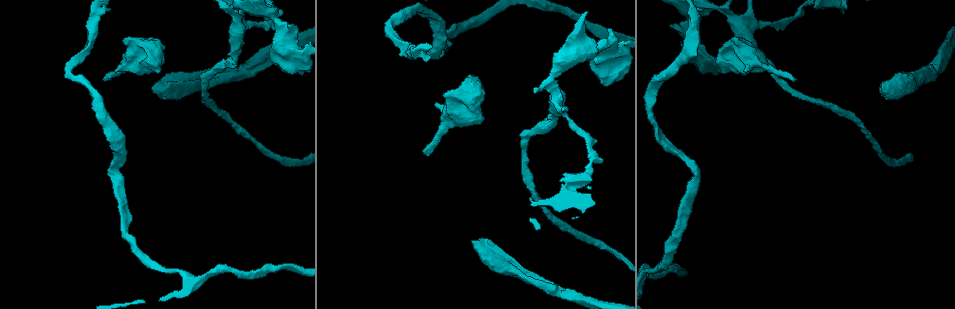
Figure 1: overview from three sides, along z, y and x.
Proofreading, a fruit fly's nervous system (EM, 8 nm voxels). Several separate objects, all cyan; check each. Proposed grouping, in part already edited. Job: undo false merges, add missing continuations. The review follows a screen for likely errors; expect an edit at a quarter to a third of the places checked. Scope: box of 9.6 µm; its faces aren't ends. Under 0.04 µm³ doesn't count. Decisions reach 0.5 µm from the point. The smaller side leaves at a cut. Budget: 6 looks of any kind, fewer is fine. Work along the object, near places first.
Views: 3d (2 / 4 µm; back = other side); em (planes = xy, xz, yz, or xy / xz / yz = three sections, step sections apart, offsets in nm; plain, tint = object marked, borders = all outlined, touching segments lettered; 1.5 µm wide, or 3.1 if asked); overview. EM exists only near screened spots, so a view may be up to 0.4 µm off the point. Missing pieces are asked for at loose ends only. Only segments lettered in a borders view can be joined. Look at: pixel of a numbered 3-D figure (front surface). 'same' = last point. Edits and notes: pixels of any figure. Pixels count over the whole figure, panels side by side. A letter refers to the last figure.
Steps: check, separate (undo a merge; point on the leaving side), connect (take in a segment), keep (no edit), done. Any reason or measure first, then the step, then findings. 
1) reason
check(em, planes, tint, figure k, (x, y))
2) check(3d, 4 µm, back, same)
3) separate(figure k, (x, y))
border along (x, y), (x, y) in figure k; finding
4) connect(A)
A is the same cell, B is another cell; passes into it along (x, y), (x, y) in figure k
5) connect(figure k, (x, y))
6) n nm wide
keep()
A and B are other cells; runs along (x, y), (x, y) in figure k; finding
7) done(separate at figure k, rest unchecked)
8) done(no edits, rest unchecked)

thick end
check(3d, 4 µm, figure 1, (610, 81))

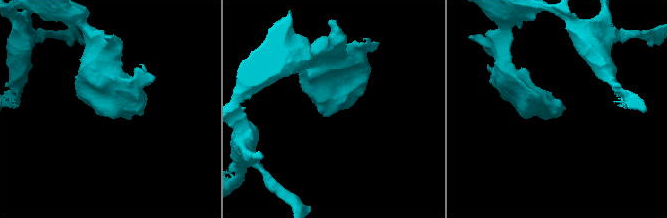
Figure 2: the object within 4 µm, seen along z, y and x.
check(em, planes, tint, figure 2, (334, 112))

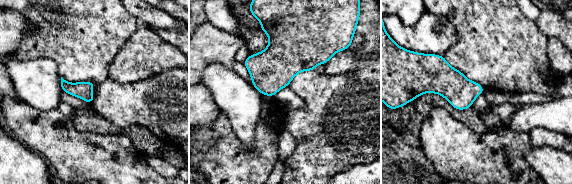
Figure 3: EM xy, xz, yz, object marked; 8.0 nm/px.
what lies round it
check(em, planes, borders, same)

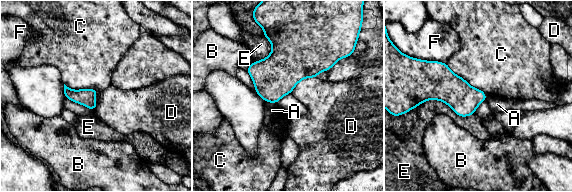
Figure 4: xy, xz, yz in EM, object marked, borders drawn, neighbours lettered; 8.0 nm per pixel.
keep()
A, B, C, D, E and F are other cells; border along (315, 77), (303, 78), (290, 93) in figure 4; no lettered segment goes on from it

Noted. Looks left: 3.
check(em, planes, borders, figure 1, (245, 22))

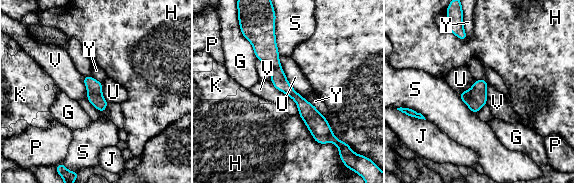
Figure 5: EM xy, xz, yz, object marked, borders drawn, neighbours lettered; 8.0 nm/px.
keep()
G, H, J, K, P, S, U, V and Y are other cells; border along (279, 55), (288, 83), (303, 96) in figure 5; one neuron here

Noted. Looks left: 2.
check(em, planes, tint, figure 1, (882, 91))

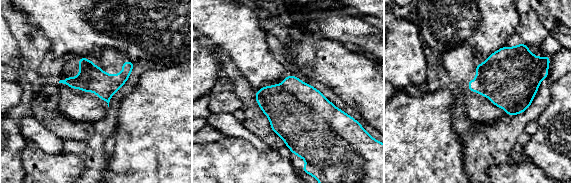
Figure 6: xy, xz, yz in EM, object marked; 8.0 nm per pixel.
check(em, planes, borders, same)

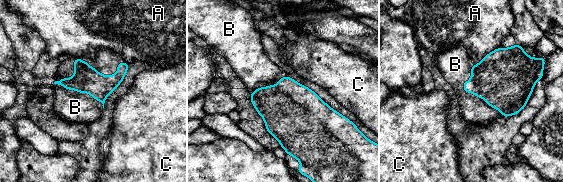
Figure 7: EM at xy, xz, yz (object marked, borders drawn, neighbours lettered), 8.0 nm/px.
connect(B)
B is the same cell, A and C are other cells; passes into it along (87, 79), (61, 84), (75, 107) in figure 7; the neuron continues

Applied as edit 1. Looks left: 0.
done(connect at figure 7, rest unchecked)

